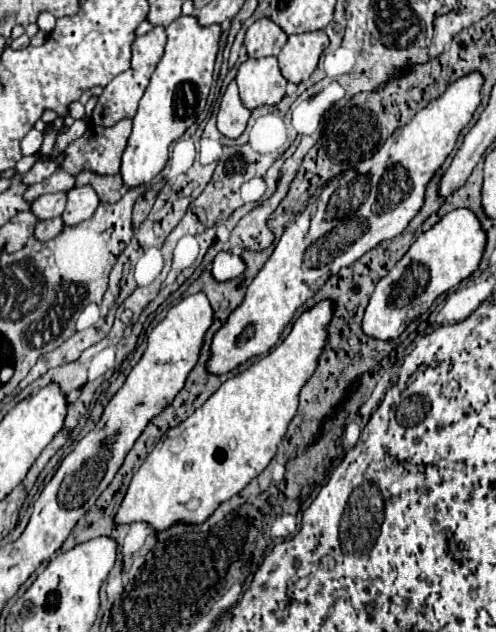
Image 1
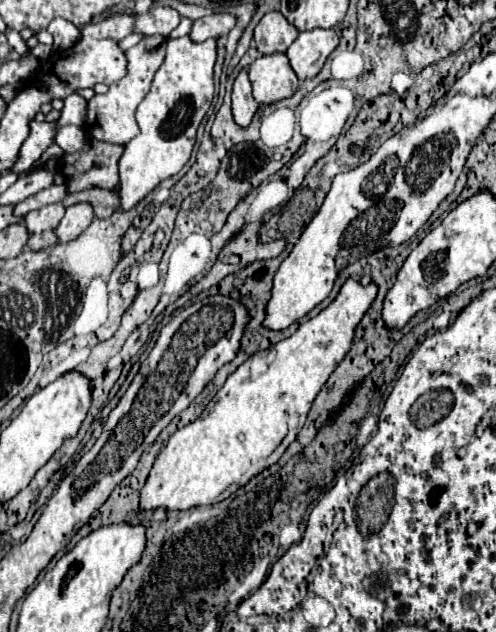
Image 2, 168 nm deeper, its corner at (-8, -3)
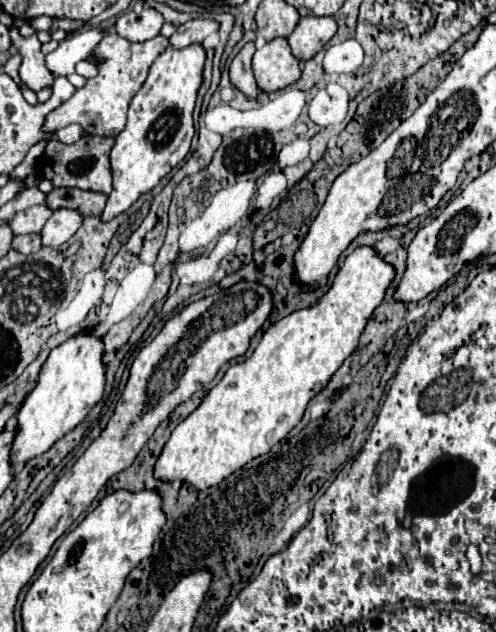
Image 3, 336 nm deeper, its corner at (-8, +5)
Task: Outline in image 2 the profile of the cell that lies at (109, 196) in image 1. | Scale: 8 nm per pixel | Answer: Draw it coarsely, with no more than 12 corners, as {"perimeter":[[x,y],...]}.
{"perimeter":[[88,188],[72,192],[64,206],[90,202],[98,218],[120,208],[118,190]]}

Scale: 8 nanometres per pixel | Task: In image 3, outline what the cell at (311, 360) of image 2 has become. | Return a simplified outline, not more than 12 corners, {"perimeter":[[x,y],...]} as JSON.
{"perimeter":[[356,248],[172,430],[206,490],[270,452],[358,348],[394,268]]}

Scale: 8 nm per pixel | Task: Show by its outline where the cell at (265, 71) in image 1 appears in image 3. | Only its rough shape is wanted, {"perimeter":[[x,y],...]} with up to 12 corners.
{"perimeter":[[286,38],[256,50],[260,90],[276,92],[300,78]]}

